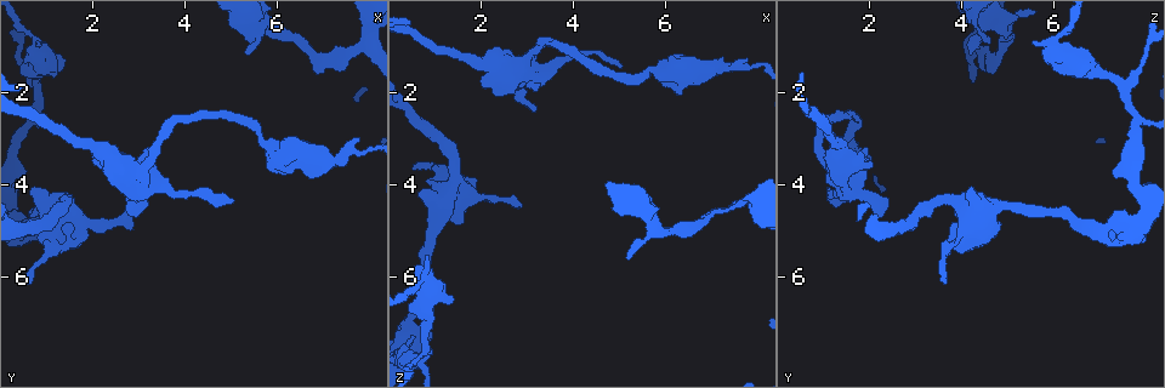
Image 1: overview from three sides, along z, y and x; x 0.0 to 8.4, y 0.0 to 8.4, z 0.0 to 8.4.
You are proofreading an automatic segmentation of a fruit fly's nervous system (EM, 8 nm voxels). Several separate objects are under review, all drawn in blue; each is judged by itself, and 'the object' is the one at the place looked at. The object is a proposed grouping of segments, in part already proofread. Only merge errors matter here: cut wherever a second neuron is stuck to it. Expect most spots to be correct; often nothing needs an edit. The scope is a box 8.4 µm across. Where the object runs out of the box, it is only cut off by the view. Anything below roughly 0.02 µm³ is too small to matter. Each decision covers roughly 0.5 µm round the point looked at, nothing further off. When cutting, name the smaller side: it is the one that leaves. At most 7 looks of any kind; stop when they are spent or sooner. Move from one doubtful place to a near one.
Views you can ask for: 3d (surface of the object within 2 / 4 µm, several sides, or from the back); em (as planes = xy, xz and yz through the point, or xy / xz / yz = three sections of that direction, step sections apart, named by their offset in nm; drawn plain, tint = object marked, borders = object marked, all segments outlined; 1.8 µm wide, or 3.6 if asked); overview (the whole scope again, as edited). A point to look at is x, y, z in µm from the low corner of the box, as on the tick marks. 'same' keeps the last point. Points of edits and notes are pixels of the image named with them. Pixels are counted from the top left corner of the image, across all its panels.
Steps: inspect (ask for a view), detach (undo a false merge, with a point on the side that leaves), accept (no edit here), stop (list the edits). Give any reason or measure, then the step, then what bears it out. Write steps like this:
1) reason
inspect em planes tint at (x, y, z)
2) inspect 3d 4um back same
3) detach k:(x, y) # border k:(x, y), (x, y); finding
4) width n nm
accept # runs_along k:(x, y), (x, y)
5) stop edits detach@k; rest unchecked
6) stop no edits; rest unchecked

calibre changes
inspect 3d 4um back at (7.35, 3.50, 1.45)

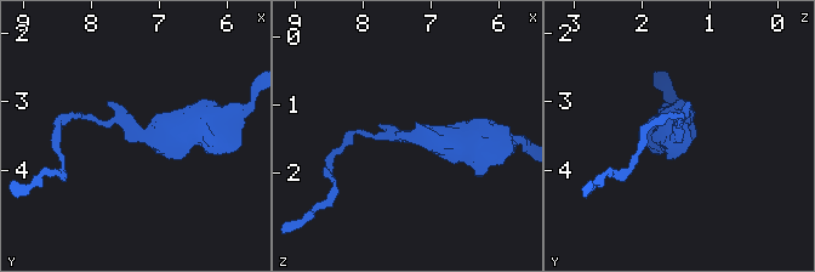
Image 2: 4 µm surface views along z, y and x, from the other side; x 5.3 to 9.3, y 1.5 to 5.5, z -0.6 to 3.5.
inspect em planes tint at (7.35, 3.45, 1.50)

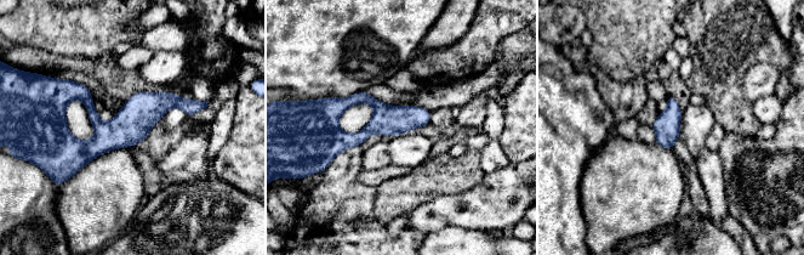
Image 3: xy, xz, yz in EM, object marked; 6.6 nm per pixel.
accept # one neuron here

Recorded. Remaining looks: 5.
thick turns thin
inspect em 3.6um xy step 16 tint at (5.85, 0.50, 4.85)

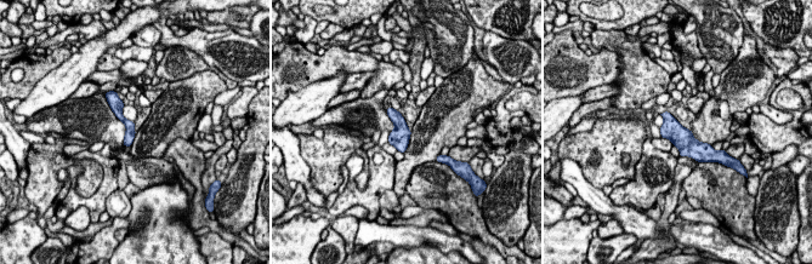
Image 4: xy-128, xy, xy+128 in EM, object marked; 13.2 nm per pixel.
inspect em 3.6um planes tint same

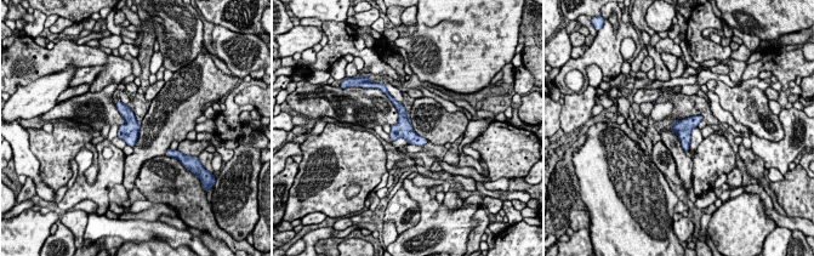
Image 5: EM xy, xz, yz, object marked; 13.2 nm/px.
width 240 nm
accept # one neuron here

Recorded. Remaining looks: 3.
four or more arms meet
inspect em 3.6um yz step 8 tint at (2.80, 3.70, 1.40)

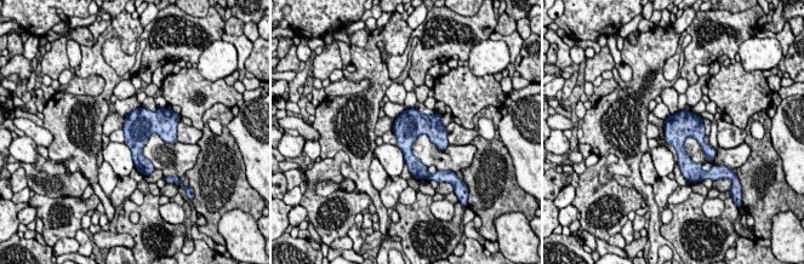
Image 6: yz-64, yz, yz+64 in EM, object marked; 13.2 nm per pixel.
cut it another way
inspect em 3.6um planes tint same

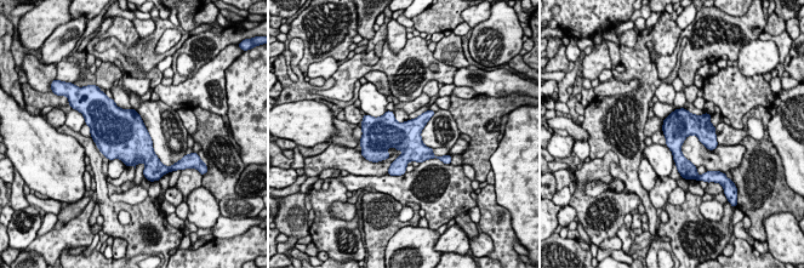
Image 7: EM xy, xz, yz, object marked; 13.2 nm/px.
width 380 nm
accept # one neuron here

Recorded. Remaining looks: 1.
stop no edits; rest unchecked

